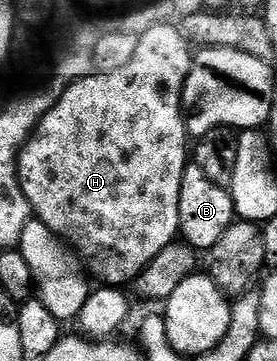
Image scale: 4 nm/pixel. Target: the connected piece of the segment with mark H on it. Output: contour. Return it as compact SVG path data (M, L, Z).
M168 21L154 24L152 28L140 35L138 50L135 51L133 59L124 68L114 69L114 73L96 71L85 75L82 79L71 80L64 90L59 92L56 103L48 110L46 117L42 117L42 121L20 151L18 164L20 184L22 193L26 193L26 201L30 201L33 216L42 220L55 235L59 235L82 260L87 274L93 280L101 279L99 281L101 284L117 289L123 288L125 286L123 283L131 284L142 274L144 266L150 261L154 261L154 257L158 257L158 253L162 253L162 249L166 249L166 245L174 242L180 234L178 197L182 193L182 173L190 162L190 136L184 109L180 105L180 98L193 62L193 48L190 46L188 38L181 33L179 26Z

